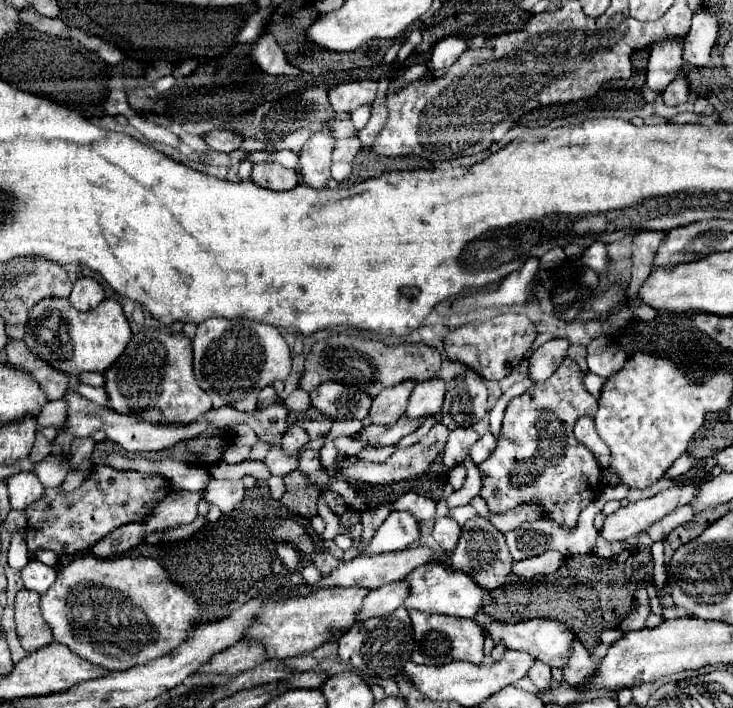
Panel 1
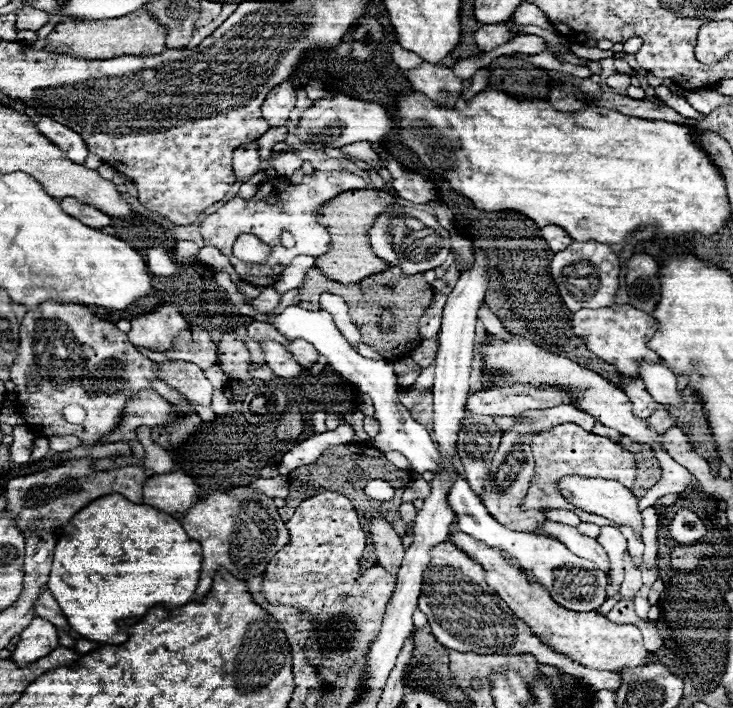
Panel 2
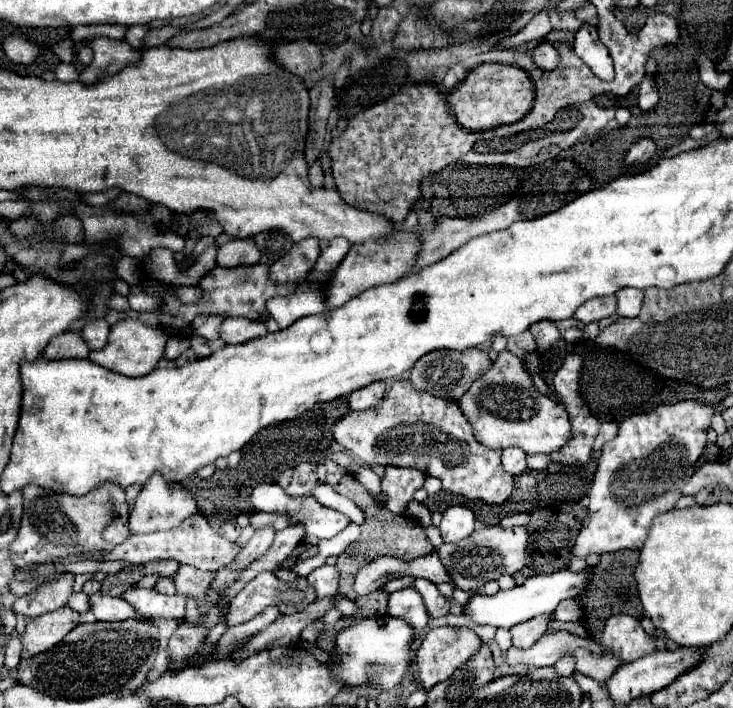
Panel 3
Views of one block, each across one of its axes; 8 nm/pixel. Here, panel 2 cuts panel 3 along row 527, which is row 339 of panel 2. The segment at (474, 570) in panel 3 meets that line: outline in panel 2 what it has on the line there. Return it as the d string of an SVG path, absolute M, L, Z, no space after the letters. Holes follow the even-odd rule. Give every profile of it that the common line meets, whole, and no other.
M488 336L480 344L480 352L482 352L482 360L484 360L484 366L482 366L484 372L488 372L488 370L502 370L504 374L510 374L516 384L534 384L534 386L556 384L556 386L562 386L562 388L570 390L572 396L576 398L576 402L574 402L576 408L592 414L604 426L614 428L614 430L618 430L624 436L630 436L634 442L638 442L642 446L648 446L650 450L662 448L662 434L654 432L648 426L646 420L634 416L632 402L624 394L624 390L620 390L618 386L610 384L600 374L596 374L592 370L586 370L586 368L580 368L570 358L546 352L540 346L536 346L536 344L532 344L530 340L524 340L524 338L514 338L514 340L506 342L506 340Z

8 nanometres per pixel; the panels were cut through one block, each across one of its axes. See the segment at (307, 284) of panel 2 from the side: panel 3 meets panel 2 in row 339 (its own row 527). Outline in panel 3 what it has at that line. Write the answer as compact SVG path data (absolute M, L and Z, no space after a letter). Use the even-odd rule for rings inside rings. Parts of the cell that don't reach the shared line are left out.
M346 474L346 476L340 480L340 484L336 486L336 490L338 490L342 496L348 496L350 500L354 500L354 502L362 508L362 512L364 512L364 516L366 516L366 520L364 520L364 524L362 524L362 534L360 534L360 538L358 538L356 542L352 542L352 544L338 556L338 562L336 562L336 568L338 568L338 572L340 572L340 586L338 586L338 592L344 594L344 596L348 596L350 600L354 600L356 604L368 604L370 600L356 596L356 594L354 594L354 588L352 588L352 586L354 586L354 576L356 576L356 572L358 572L366 562L374 560L376 556L396 556L396 558L400 558L400 560L404 560L404 562L410 562L410 560L414 560L414 558L418 558L418 556L426 556L426 554L434 552L434 546L432 546L430 540L426 538L422 526L408 526L408 520L406 520L406 518L400 518L400 516L388 512L386 508L378 508L376 502L372 500L372 496L366 492L366 488L356 480L356 476Z

